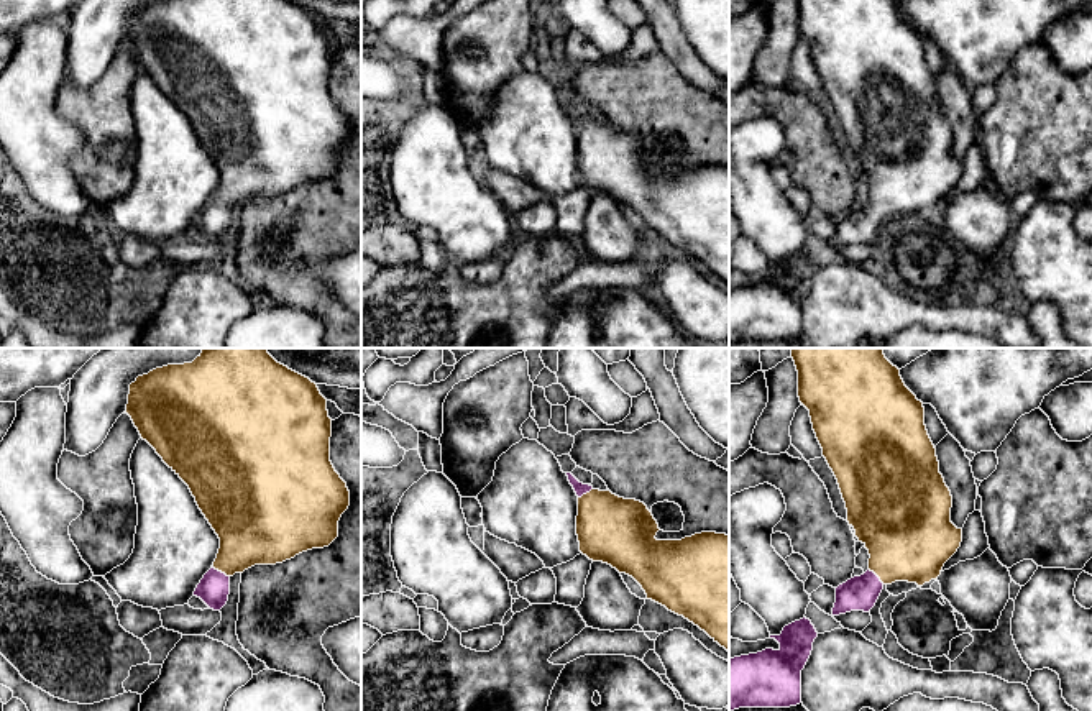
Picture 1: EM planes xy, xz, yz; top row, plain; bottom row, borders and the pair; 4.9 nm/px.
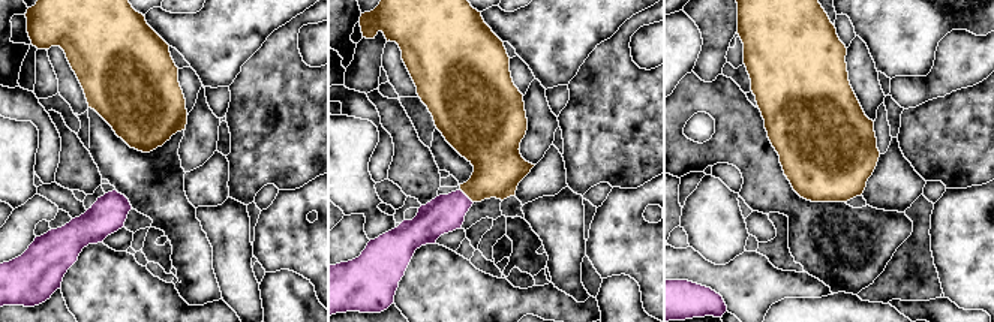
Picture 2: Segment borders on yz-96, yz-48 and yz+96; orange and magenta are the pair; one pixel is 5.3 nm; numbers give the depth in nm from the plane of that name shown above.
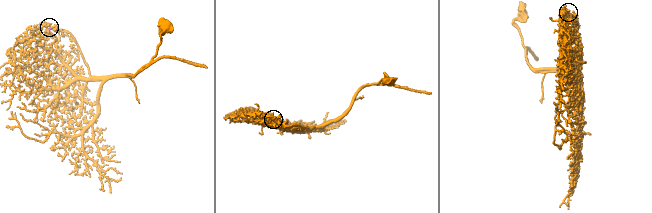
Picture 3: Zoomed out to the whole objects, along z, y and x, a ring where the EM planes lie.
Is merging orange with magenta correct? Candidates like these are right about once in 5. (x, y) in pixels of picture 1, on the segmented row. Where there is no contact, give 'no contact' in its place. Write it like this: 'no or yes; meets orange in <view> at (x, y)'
yes; meets orange in xy at (220, 570)

